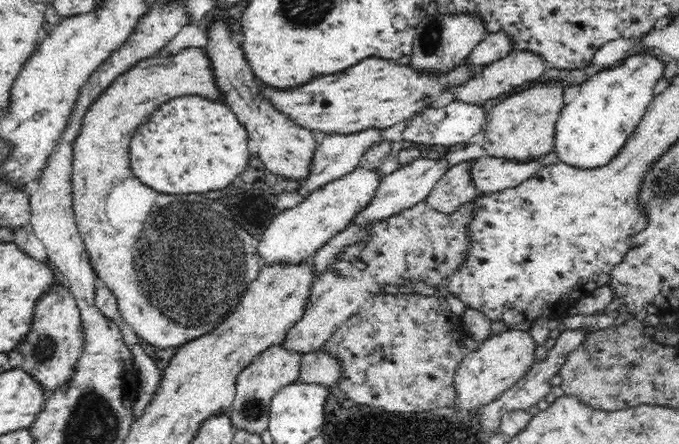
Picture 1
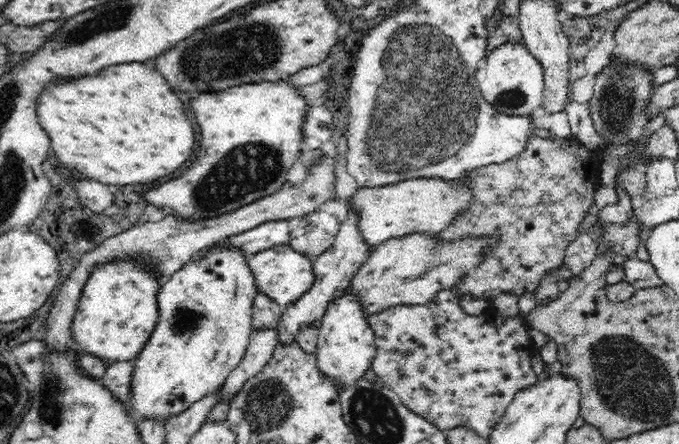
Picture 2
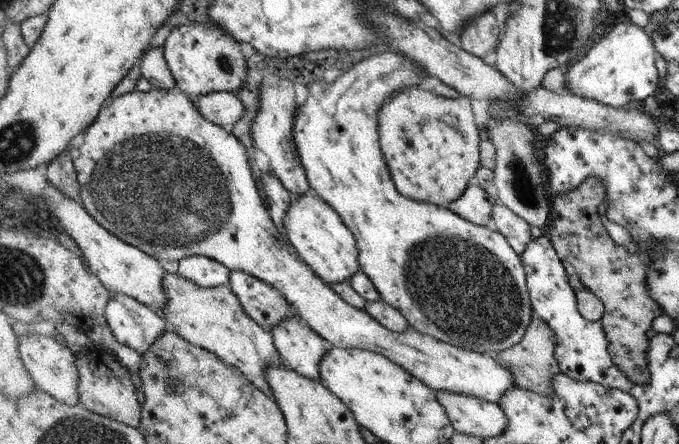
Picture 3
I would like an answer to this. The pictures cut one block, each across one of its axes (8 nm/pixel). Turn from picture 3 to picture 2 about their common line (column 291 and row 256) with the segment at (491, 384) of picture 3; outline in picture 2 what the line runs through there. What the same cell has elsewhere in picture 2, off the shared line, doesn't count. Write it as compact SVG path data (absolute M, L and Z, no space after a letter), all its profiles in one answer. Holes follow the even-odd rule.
M286 243L272 245L245 258L245 264L256 279L258 294L274 300L274 303L280 306L294 304L296 299L300 299L309 288L312 288L316 275L313 274L311 262L312 258L296 252Z

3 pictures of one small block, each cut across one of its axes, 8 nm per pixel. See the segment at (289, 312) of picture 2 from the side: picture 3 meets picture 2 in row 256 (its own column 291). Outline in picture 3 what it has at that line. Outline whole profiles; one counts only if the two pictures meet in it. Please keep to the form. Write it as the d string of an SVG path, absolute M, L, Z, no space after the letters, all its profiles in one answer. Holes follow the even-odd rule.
M297 316L286 317L270 328L282 362L312 380L320 380L319 364L327 354L327 342Z

